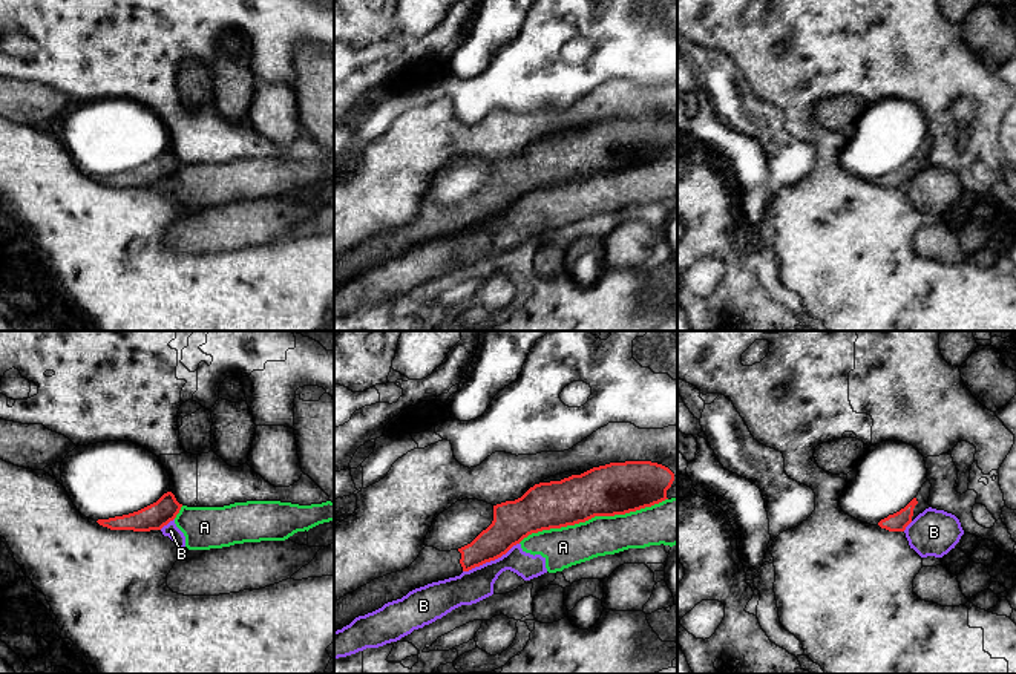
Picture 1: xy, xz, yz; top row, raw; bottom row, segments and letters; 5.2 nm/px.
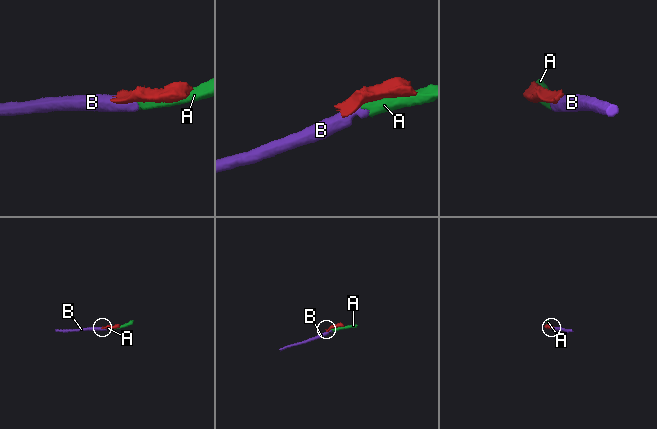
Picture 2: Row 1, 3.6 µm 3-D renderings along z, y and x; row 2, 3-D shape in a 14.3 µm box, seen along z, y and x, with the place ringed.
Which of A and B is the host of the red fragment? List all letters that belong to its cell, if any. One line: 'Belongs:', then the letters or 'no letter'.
Belongs: no letter

